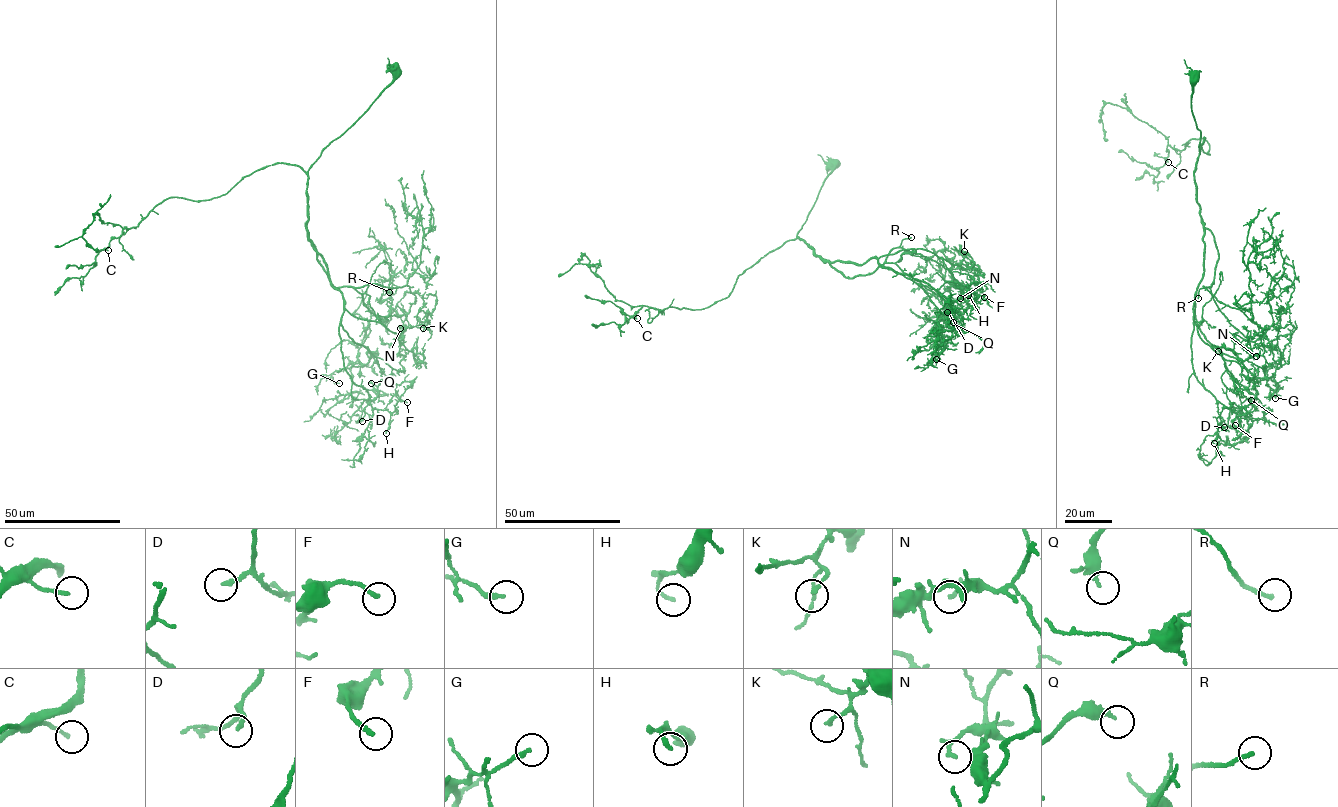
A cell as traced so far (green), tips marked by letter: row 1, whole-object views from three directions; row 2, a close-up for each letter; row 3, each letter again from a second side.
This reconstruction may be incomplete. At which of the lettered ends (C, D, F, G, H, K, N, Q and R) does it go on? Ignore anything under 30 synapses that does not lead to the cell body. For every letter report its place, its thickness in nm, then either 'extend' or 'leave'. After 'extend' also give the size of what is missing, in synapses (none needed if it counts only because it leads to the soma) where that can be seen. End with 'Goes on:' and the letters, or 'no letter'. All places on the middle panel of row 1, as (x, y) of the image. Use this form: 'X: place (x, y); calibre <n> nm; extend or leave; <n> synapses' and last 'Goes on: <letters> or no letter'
C: place (637, 318); calibre 140 nm; leave
D: place (947, 312); calibre 190 nm; leave
F: place (984, 297); calibre 200 nm; leave
G: place (936, 359); calibre 190 nm; leave
H: place (968, 295); calibre 160 nm; leave
K: place (964, 251); calibre 150 nm; leave
N: place (960, 298); calibre 190 nm; extend; 40 synapses
Q: place (953, 322); calibre 200 nm; leave
R: place (911, 237); calibre 180 nm; extend; 50 synapses
Goes on: N, R

